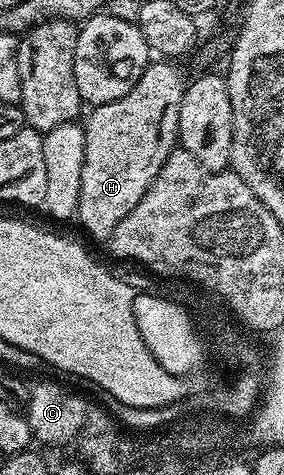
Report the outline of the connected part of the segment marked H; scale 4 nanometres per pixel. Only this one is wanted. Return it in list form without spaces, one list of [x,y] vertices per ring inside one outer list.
[[[155,60],[147,65],[143,75],[117,100],[101,104],[90,111],[83,126],[85,132],[85,164],[81,168],[81,196],[77,222],[95,242],[106,243],[113,236],[113,228],[129,216],[129,212],[141,200],[151,181],[161,172],[165,160],[176,149],[179,140],[179,113],[185,89],[185,77],[171,60]]]

